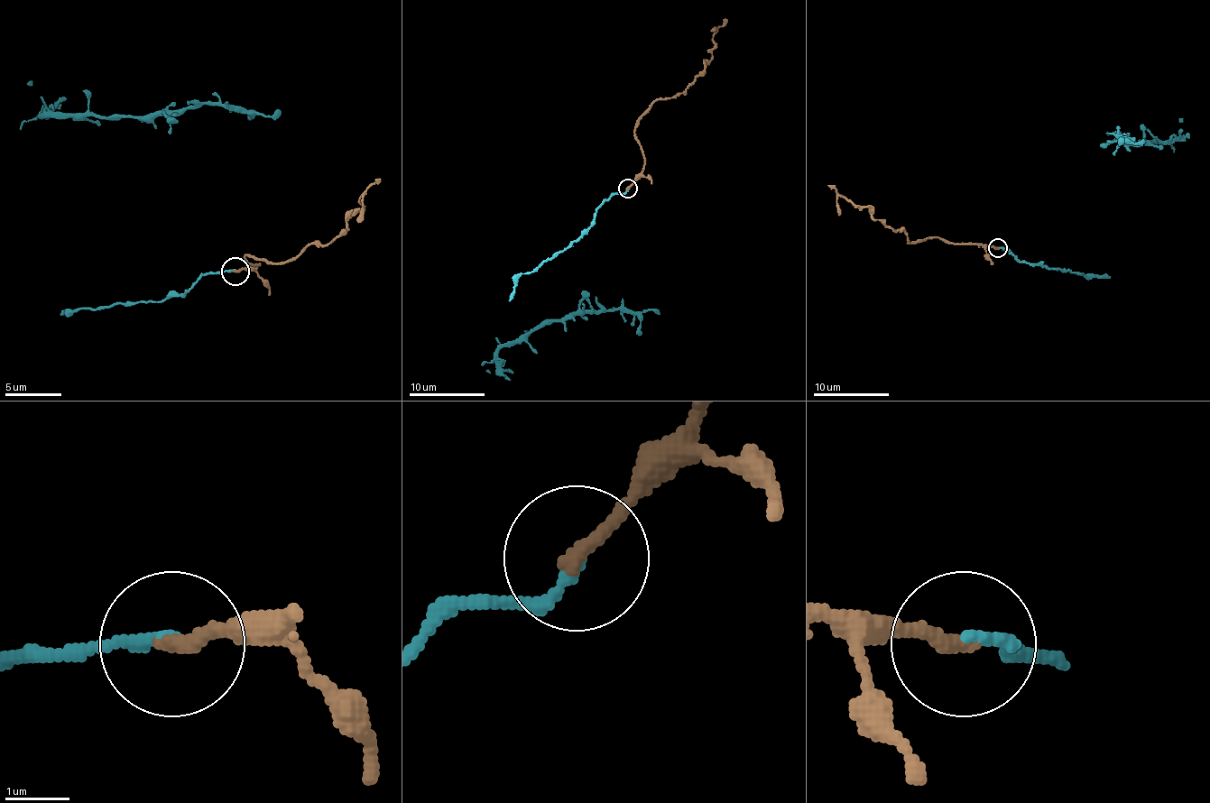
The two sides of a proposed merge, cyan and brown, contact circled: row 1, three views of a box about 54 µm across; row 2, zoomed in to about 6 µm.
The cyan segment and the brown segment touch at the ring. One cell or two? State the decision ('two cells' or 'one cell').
one cell

